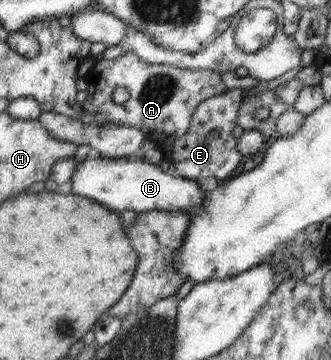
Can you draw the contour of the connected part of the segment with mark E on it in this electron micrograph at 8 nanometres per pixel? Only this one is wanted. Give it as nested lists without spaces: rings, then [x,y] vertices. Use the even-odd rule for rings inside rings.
[[[228,89],[226,93],[209,97],[196,106],[188,131],[165,152],[166,159],[184,178],[198,180],[199,177],[216,177],[222,183],[236,173],[243,155],[238,151],[238,138],[232,131],[237,125],[239,107],[245,95],[242,89]],[[212,131],[218,131],[218,136],[211,136]]]

